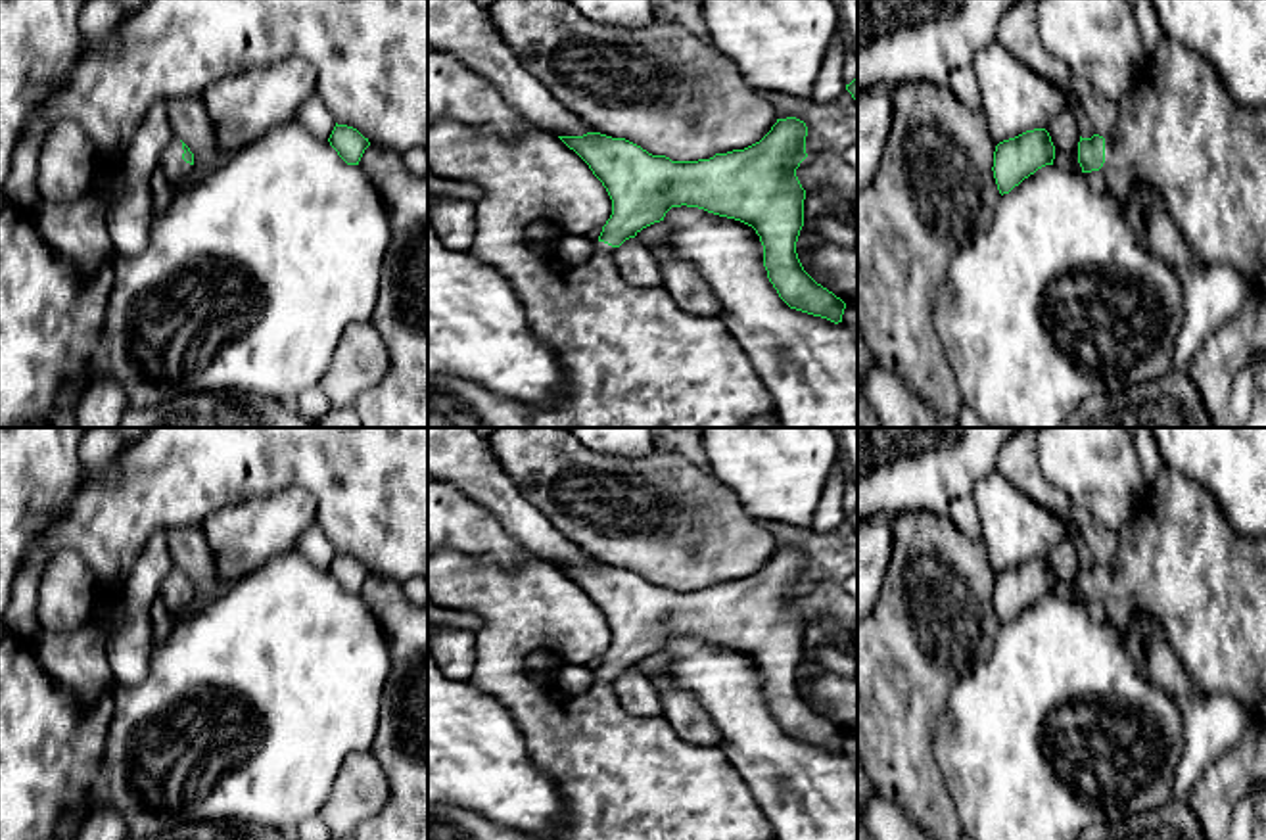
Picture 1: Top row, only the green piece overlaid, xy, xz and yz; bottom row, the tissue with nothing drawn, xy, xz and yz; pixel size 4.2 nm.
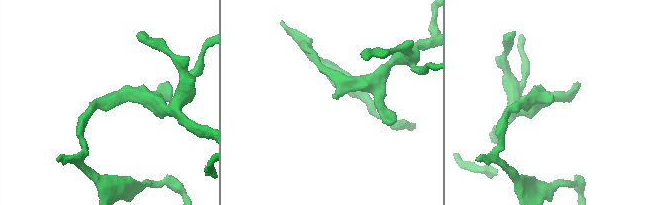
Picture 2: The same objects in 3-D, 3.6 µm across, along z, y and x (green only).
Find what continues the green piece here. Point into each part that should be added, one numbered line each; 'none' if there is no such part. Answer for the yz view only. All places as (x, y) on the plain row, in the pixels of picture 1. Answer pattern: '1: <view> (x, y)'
1: yz (1063, 559)

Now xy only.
1: xy (173, 595)

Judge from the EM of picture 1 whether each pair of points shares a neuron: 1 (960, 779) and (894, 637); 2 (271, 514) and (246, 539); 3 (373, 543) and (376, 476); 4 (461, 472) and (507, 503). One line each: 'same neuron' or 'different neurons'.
1: different neurons
2: same neuron
3: same neuron
4: same neuron

